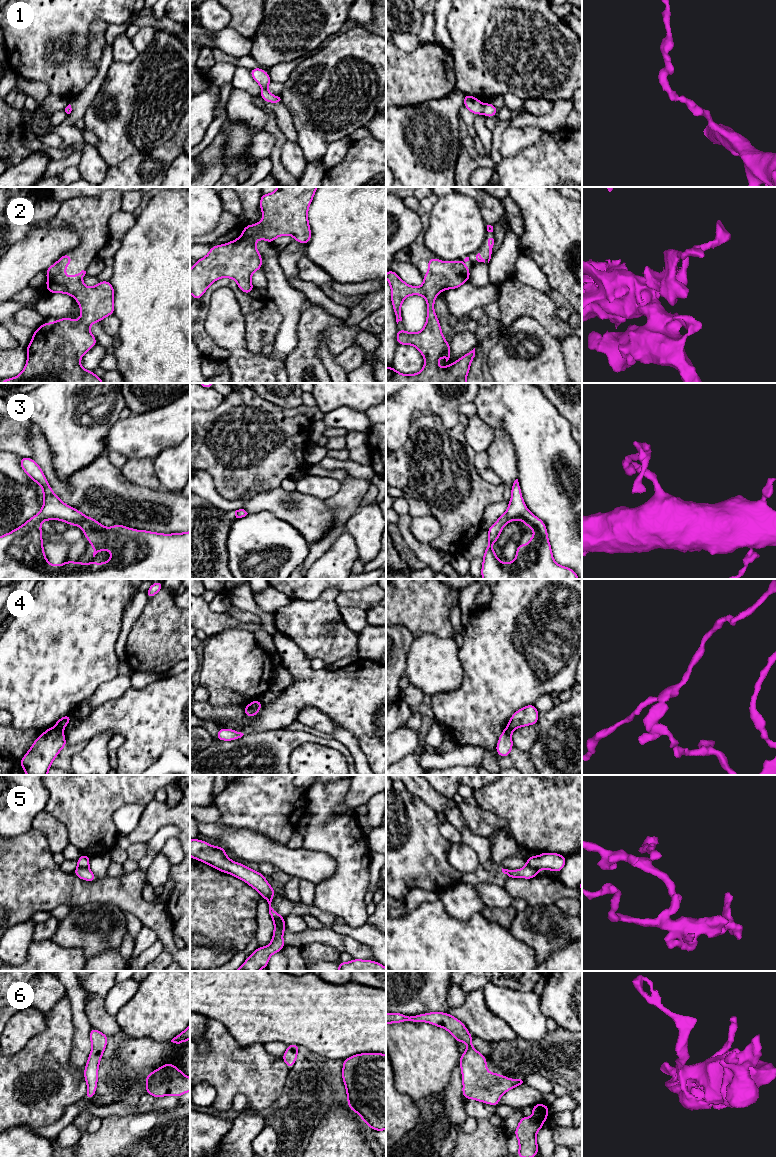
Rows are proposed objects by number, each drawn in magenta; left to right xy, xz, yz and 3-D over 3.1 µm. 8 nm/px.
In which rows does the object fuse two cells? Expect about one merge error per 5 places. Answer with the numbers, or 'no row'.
4, 5

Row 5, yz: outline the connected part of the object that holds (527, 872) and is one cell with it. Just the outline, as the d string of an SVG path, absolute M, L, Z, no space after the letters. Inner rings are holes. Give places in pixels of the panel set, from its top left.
M525 865L519 870L508 870L502 868L502 872L506 874L509 878L532 879L538 875L538 870L530 867L529 865Z

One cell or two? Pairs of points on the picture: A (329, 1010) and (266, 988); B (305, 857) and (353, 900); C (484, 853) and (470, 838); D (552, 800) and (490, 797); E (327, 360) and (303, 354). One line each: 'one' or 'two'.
A: one
B: two
C: one
D: one
E: two

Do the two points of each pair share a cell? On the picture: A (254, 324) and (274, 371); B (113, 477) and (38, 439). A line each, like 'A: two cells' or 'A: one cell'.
A: two cells
B: one cell

